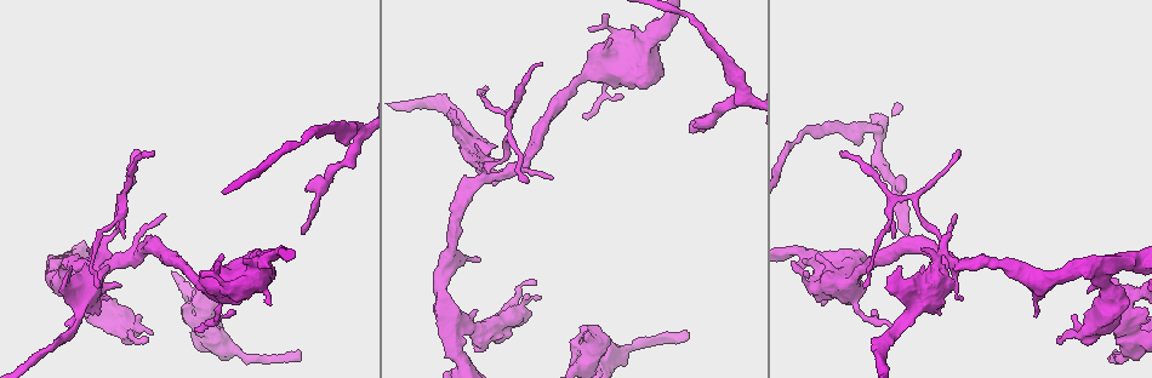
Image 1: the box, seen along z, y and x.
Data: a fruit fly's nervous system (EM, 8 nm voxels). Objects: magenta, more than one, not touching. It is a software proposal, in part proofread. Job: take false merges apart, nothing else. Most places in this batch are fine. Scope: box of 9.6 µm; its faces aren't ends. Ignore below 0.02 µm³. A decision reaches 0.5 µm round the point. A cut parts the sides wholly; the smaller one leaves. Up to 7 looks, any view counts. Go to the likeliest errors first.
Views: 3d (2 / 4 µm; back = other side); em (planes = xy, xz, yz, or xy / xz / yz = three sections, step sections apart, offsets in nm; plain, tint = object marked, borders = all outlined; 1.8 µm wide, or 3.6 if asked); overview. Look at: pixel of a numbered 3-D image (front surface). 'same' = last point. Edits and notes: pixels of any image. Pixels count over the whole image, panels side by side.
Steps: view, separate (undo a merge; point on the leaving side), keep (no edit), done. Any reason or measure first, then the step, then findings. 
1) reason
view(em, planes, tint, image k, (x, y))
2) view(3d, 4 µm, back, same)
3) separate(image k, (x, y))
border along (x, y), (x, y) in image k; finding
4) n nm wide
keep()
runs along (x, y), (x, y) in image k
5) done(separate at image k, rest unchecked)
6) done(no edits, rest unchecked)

sharp bend
view(em, xy, step 4, tint, image 1, (210, 335))

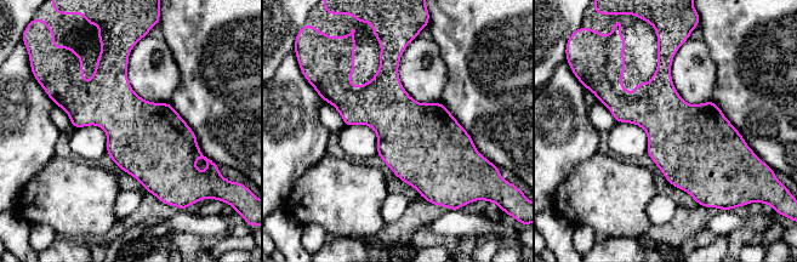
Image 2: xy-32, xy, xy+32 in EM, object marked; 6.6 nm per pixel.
keep()
all the same neuron

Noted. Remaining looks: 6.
sudden change in width
view(3d, 2 µm, image 1, (319, 199))

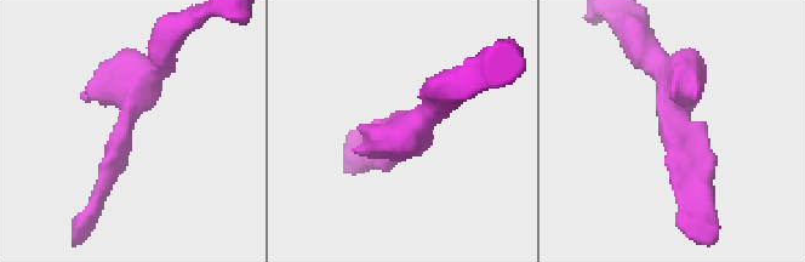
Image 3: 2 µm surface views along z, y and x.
need the tissue
view(em, xz, step 16, plain, image 3, (396, 124))

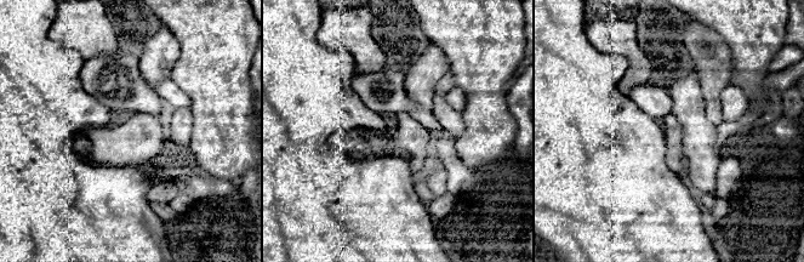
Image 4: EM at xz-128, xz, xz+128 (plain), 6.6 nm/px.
where the object lies
view(em, xz, step 16, tint, same)

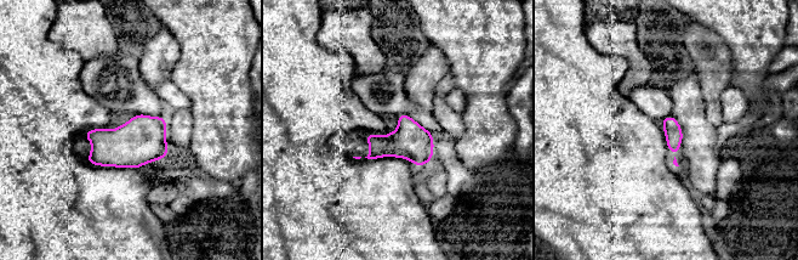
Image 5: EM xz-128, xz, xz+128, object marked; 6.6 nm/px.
120 nm wide
keep()
all the same neuron

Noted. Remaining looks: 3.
thick turns thin
view(em, xz, step 8, tint, image 1, (234, 282))

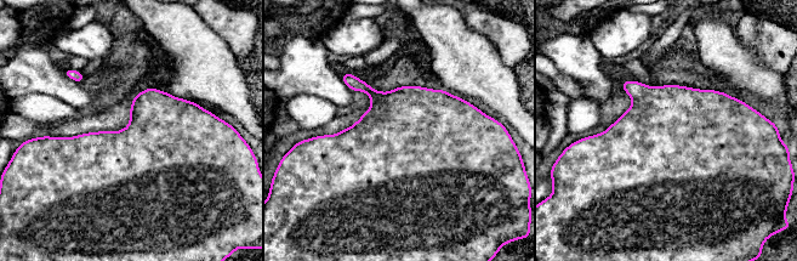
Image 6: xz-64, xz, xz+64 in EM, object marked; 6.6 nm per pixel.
360 nm wide
keep()
one neuron here

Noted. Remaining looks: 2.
done(no edits, rest unchecked)

